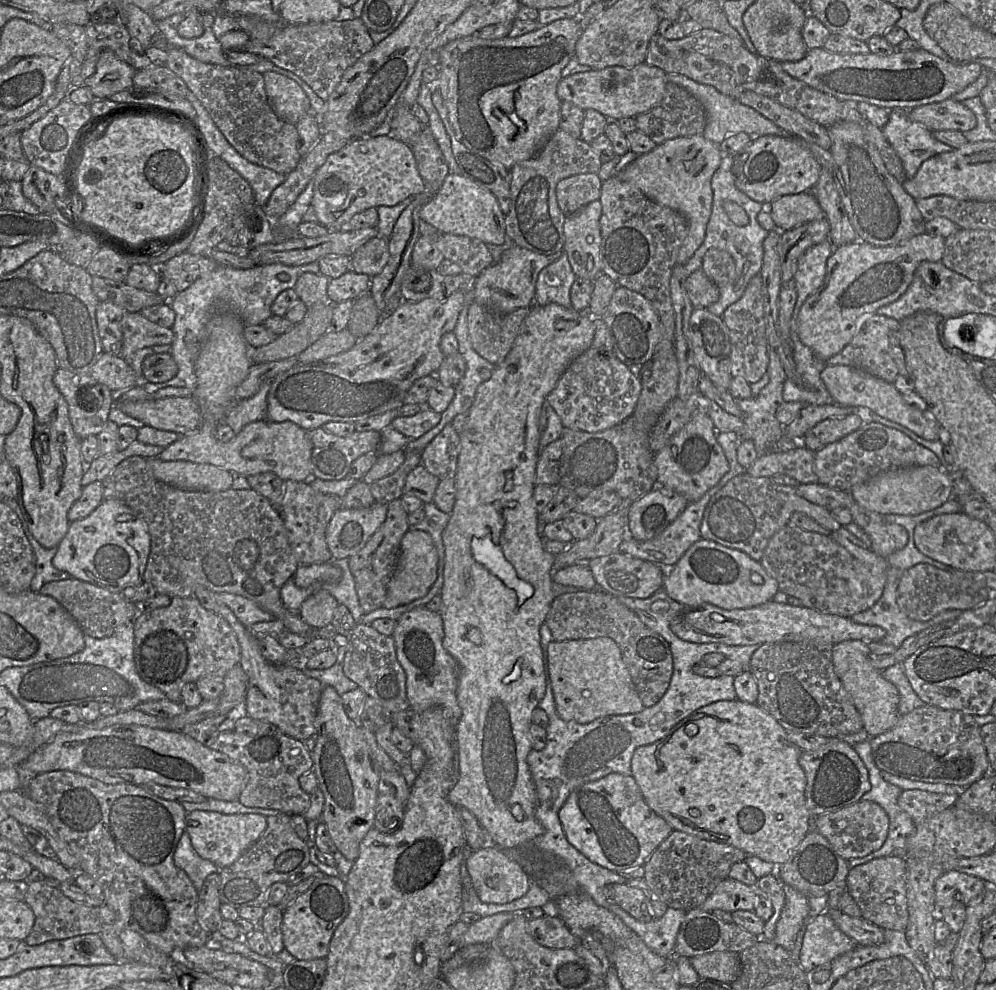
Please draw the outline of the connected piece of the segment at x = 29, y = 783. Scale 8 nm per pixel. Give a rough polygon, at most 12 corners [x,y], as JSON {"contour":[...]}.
{"contour":[[68,770],[22,791],[103,890],[120,934],[212,945],[173,860],[188,813]]}

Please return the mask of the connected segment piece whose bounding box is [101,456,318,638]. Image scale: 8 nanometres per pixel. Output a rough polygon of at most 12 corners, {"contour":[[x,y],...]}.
{"contour":[[147,459],[101,482],[151,538],[144,582],[241,595],[307,638],[281,600],[299,563],[252,489],[189,491]]}

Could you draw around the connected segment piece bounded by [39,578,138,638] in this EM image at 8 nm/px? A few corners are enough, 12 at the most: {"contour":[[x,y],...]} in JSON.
{"contour":[[76,578],[48,582],[85,635],[103,638],[138,614],[134,603]]}

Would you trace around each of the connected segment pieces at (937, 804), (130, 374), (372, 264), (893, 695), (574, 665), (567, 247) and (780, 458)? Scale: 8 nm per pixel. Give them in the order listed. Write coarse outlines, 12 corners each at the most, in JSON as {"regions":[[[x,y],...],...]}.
{"regions":[[[902,791],[898,805],[917,826],[954,806],[958,794]],[[103,353],[90,376],[111,391],[140,385],[123,357]],[[375,237],[351,256],[350,270],[371,278],[390,257],[388,239]],[[860,640],[833,645],[834,670],[875,737],[901,715],[894,684]],[[611,638],[553,640],[564,721],[645,708]],[[602,205],[564,222],[563,252],[577,278],[602,272]],[[770,451],[747,469],[756,478],[785,474],[816,484],[815,452]]]}

